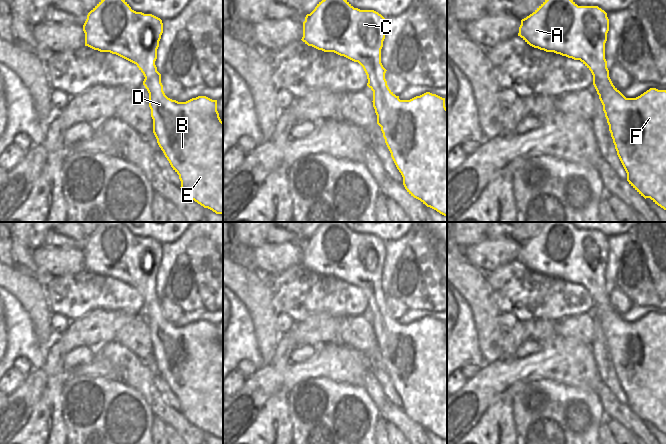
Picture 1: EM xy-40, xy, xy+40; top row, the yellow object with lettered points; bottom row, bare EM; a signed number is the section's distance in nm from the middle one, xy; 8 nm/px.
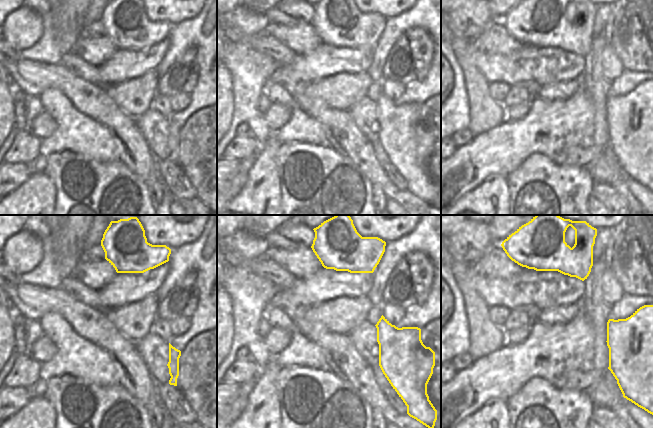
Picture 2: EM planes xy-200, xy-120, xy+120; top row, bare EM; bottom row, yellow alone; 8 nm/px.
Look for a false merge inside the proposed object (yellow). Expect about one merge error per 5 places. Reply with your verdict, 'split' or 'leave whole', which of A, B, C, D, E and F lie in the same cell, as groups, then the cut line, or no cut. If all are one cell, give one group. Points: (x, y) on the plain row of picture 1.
leave whole; A B C D E F; no cut

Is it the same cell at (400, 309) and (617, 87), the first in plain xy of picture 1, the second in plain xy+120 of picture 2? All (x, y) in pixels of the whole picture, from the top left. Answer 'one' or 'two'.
two

